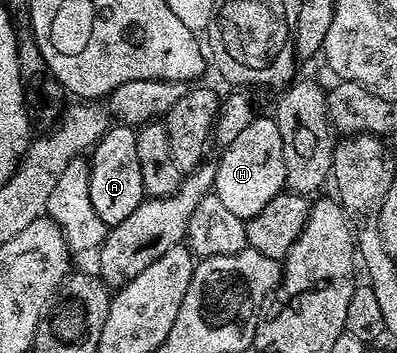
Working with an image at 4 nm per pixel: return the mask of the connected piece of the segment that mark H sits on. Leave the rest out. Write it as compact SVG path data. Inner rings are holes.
M255 115L250 125L229 140L222 152L222 157L216 160L218 169L214 179L213 195L224 202L227 210L239 216L241 220L251 220L272 198L286 188L283 143L280 129L274 118L269 115Z

